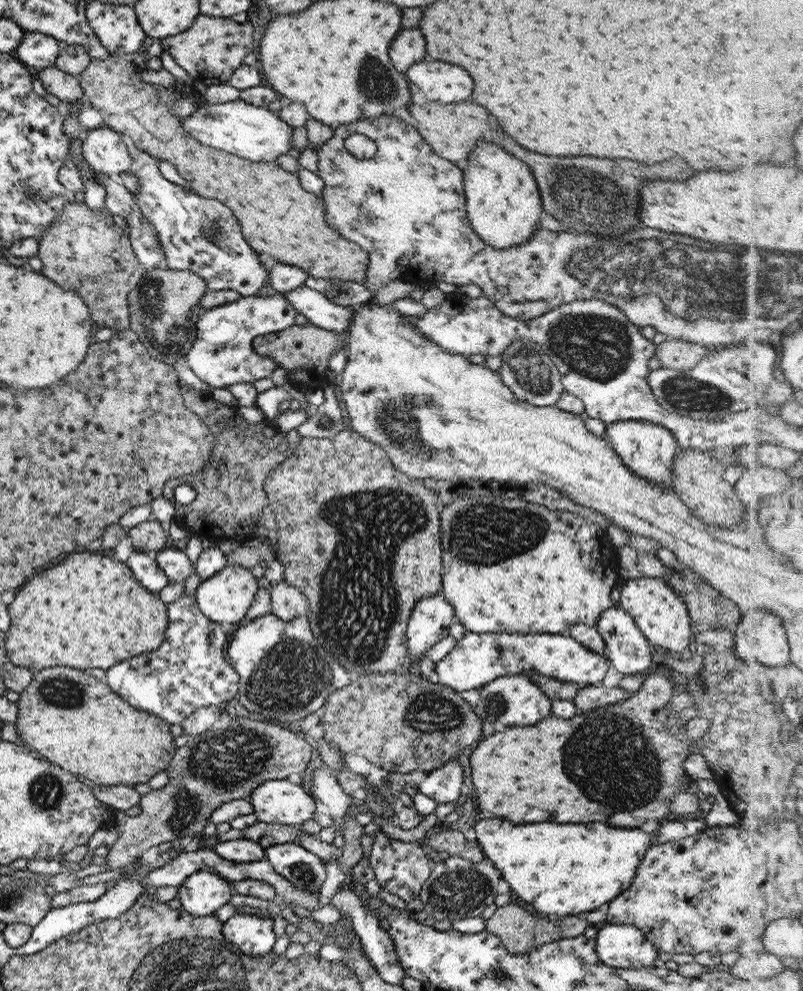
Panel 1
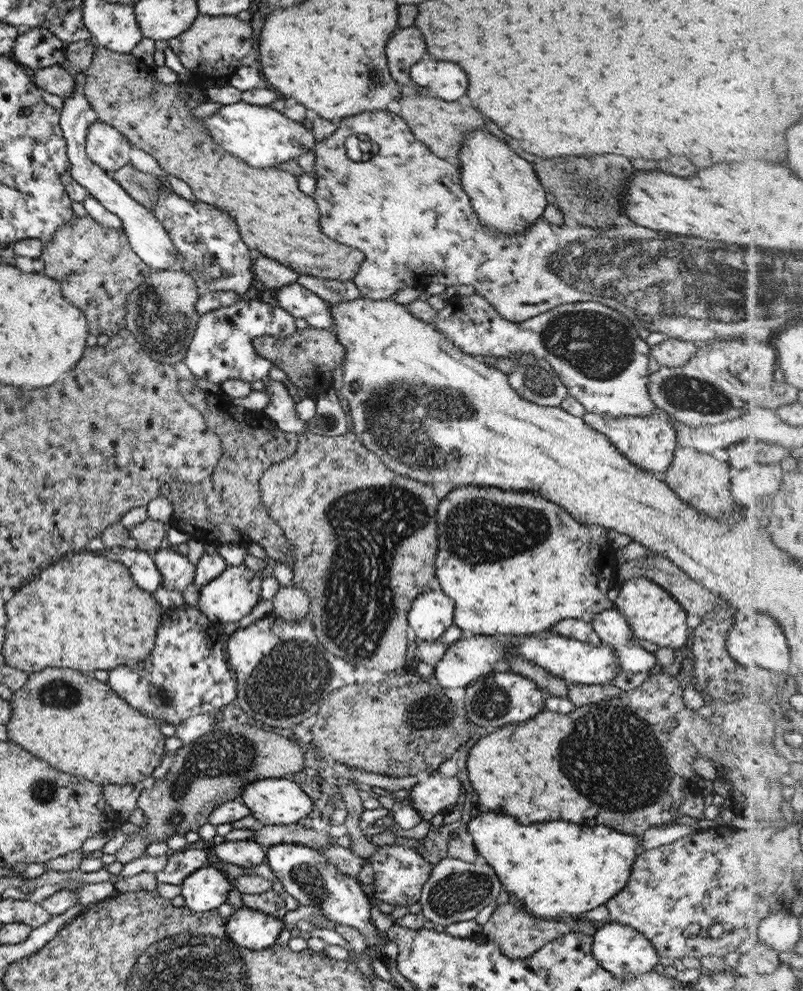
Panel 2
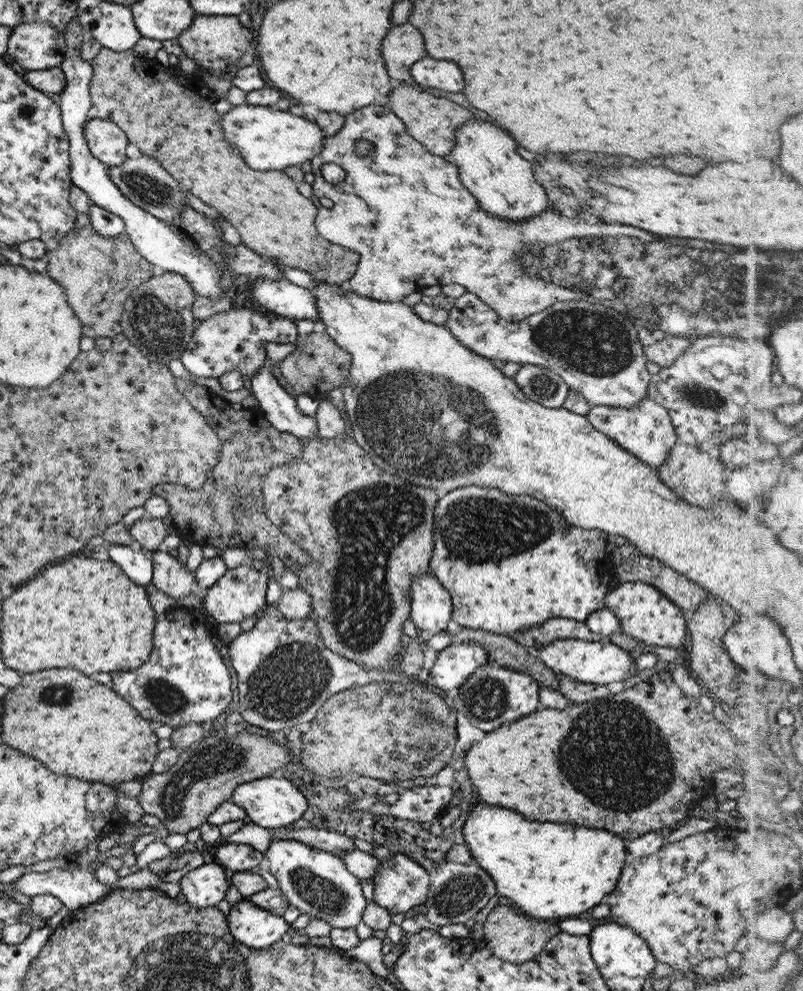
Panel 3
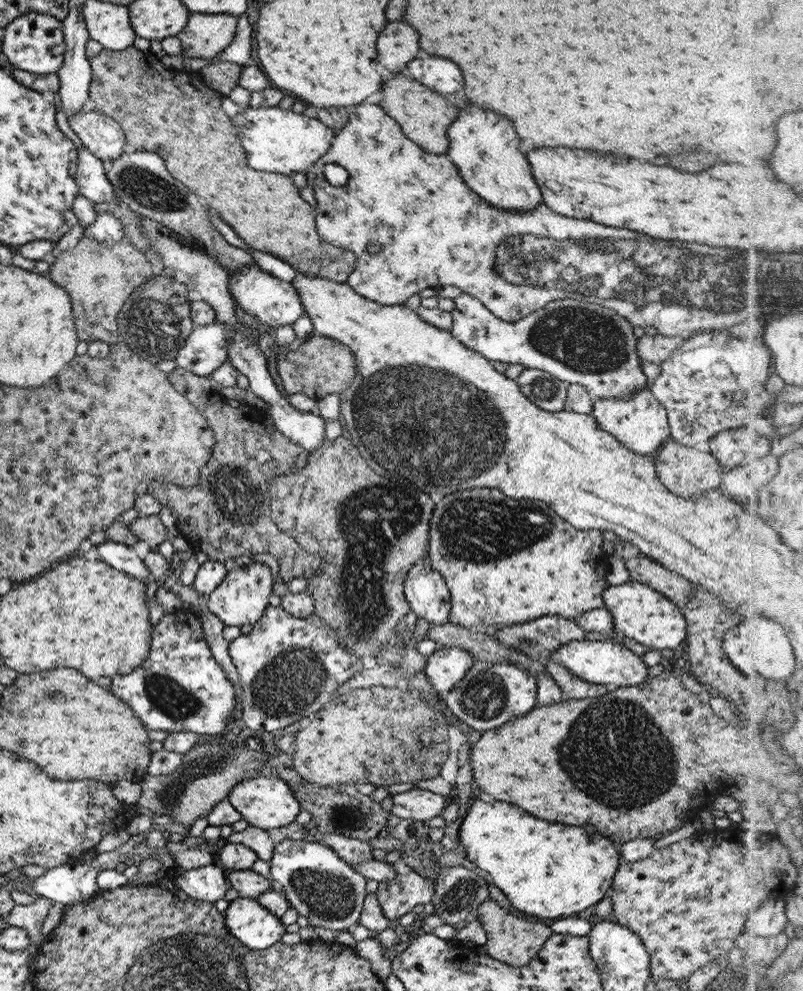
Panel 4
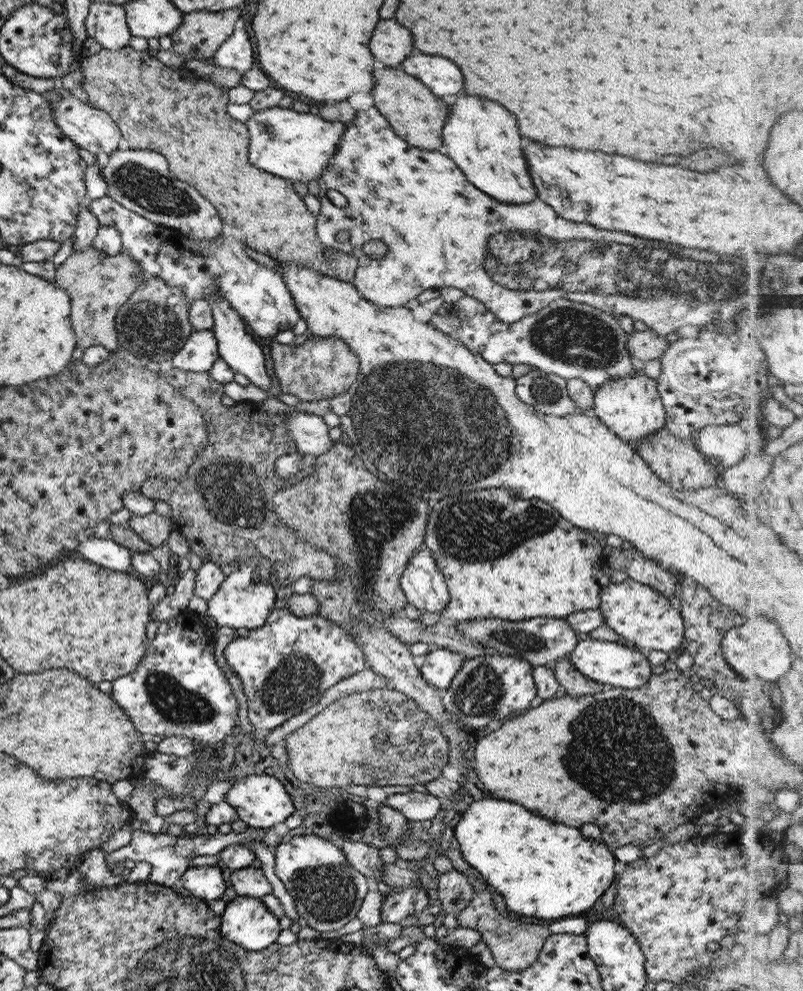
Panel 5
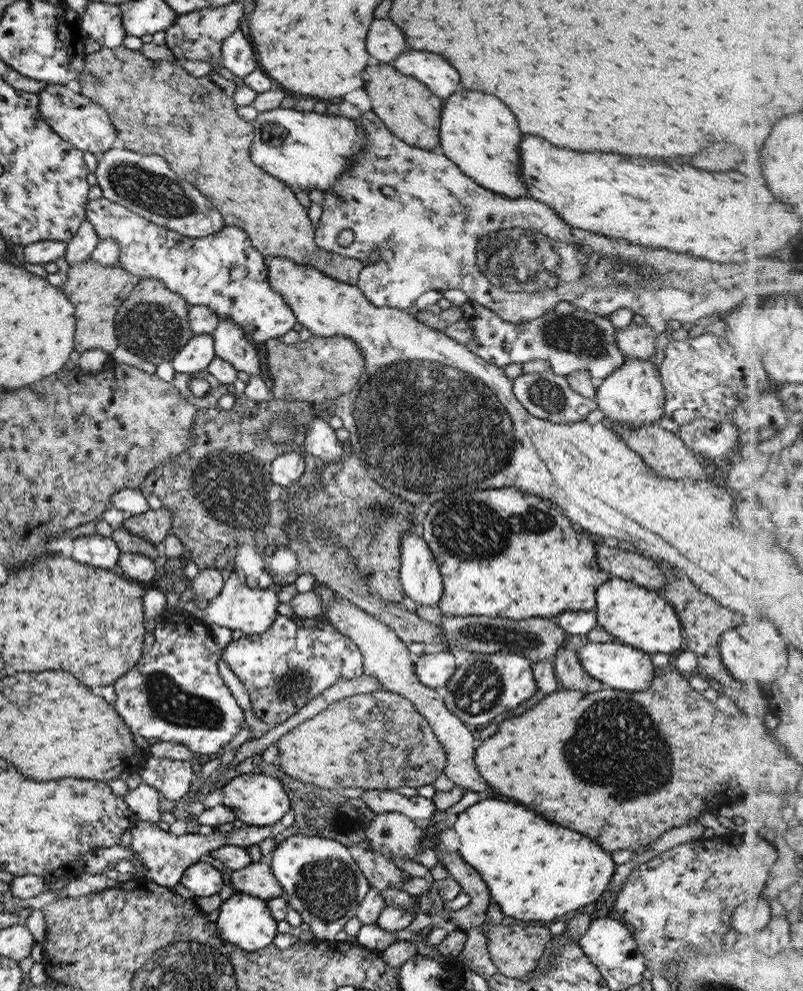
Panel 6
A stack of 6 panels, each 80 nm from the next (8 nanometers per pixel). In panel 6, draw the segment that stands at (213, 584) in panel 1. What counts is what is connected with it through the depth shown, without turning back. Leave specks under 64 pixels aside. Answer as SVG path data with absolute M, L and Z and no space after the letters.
M232 570L229 578L223 582L219 594L213 600L208 600L207 605L202 610L200 621L206 626L217 625L231 631L240 630L244 635L259 635L263 634L273 622L277 613L277 604L277 595L271 587L249 588L243 572Z

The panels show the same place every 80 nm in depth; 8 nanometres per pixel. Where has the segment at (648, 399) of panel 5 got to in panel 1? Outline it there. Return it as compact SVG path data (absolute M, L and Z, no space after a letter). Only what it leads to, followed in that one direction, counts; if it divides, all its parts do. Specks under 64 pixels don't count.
M620 420L605 423L605 440L611 446L621 464L635 476L659 483L662 487L671 488L673 480L673 458L675 456L676 441L670 430L649 421Z

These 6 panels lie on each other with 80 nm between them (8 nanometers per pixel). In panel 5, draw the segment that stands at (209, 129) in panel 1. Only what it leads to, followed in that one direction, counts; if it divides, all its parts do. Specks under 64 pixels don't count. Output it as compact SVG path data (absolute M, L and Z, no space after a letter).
M271 107L254 113L243 124L249 135L248 161L255 168L293 182L316 180L337 150L346 126L339 121L323 120L309 112Z

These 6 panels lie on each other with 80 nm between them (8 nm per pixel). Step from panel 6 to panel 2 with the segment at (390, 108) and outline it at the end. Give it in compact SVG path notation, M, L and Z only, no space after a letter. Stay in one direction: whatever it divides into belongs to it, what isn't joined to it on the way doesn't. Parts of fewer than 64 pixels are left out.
M417 92L411 96L400 96L396 101L399 104L399 116L407 123L413 136L441 159L456 157L462 136L475 128L483 128L481 114L475 108L461 106L457 102L439 100L425 93L418 95Z

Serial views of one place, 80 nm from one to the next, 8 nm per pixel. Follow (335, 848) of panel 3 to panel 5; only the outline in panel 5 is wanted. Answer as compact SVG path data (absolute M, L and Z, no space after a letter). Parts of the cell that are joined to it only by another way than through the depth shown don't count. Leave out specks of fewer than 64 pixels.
M343 841L341 850L349 864L366 879L382 882L380 870L384 867L378 849L360 841Z

